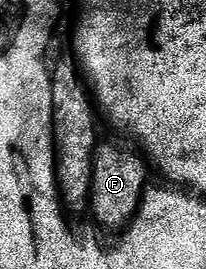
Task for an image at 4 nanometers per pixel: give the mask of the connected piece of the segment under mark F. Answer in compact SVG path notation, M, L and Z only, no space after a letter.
M103 141L94 151L88 210L94 213L95 220L106 230L121 231L136 217L138 205L142 202L142 195L148 186L147 163L143 155L138 154L133 154L126 146L117 146L114 142L106 141Z

